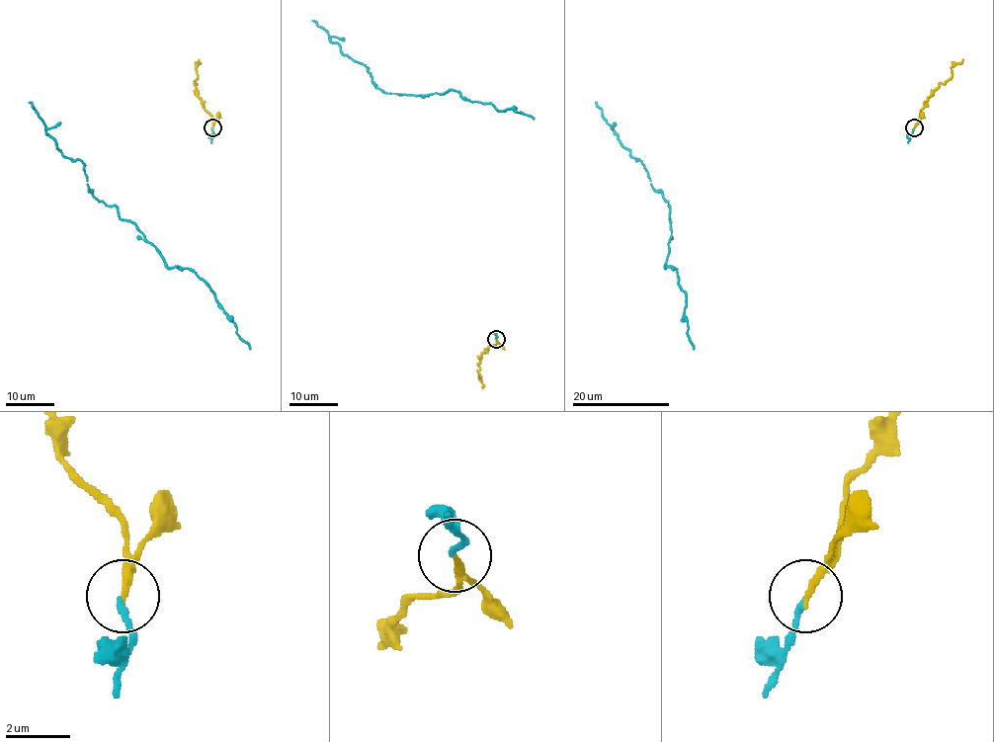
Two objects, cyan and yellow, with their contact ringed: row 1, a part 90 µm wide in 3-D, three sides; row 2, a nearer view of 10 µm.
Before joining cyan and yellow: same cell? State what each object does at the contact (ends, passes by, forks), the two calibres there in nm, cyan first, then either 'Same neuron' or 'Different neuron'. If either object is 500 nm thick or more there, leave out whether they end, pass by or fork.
At the ring cyan ends. At the ring yellow ends. Thickness 170 nm (cyan) against 220 nm. Same neuron

